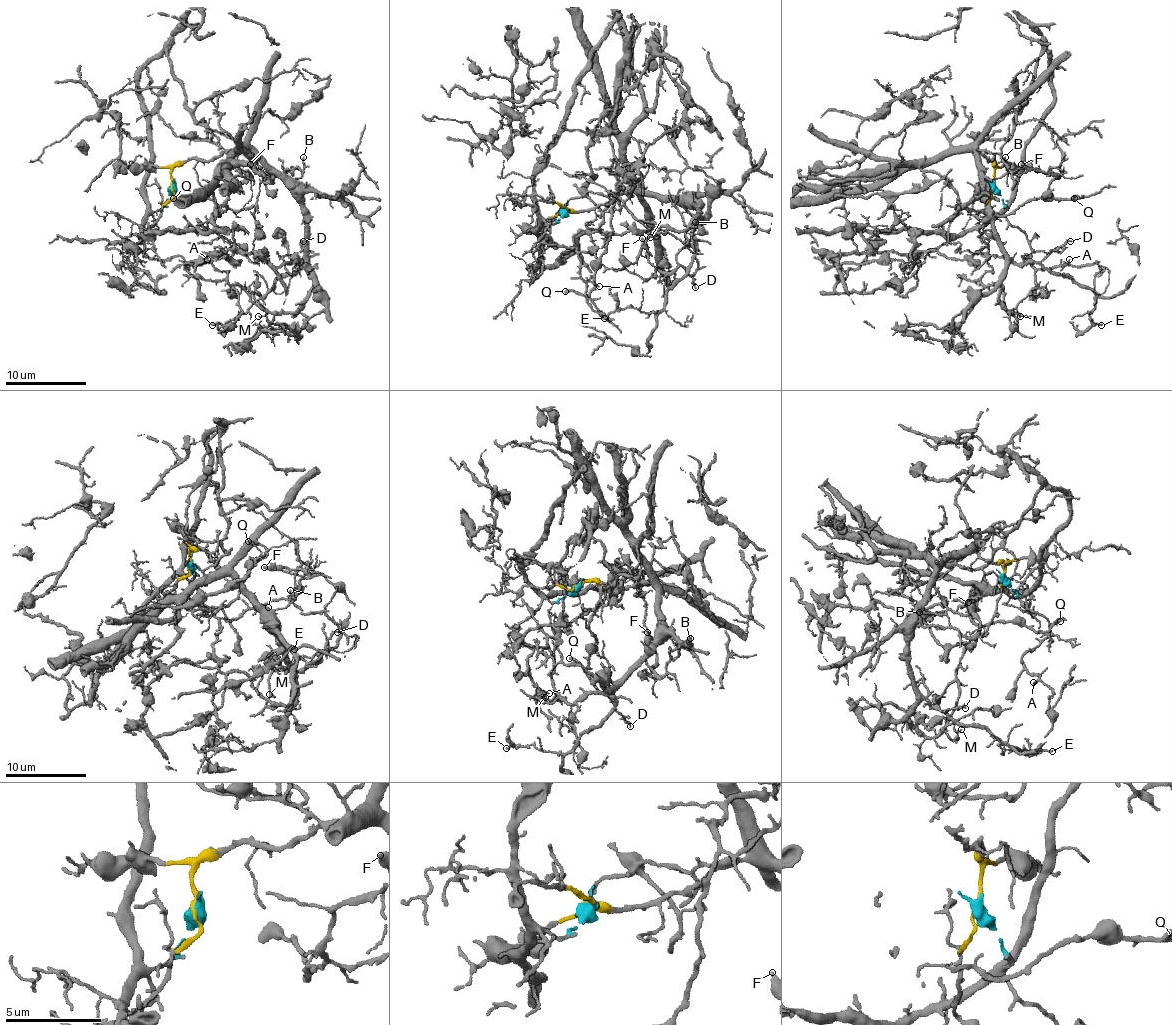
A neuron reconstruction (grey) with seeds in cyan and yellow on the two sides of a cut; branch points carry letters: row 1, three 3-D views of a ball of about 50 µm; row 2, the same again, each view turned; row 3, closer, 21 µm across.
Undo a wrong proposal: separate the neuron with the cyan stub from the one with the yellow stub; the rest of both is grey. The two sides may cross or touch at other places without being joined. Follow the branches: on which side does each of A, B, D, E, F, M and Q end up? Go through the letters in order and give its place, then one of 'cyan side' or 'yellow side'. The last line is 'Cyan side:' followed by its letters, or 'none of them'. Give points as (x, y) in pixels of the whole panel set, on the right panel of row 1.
A: at (1069, 259); cyan side
B: at (1005, 157); yellow side
D: at (1070, 241); yellow side
E: at (1101, 325); yellow side
F: at (1021, 164); yellow side
M: at (1020, 316); yellow side
Q: at (1074, 198); yellow side
Cyan side: A

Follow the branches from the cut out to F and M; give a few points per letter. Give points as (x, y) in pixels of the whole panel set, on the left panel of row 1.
F: (171, 184), (171, 170), (189, 160), (237, 148), (292, 178), (302, 174), (260, 174), (249, 164)
M: (171, 184), (171, 170), (189, 160), (237, 148), (286, 184), (304, 216), (312, 291), (296, 311), (258, 315)

